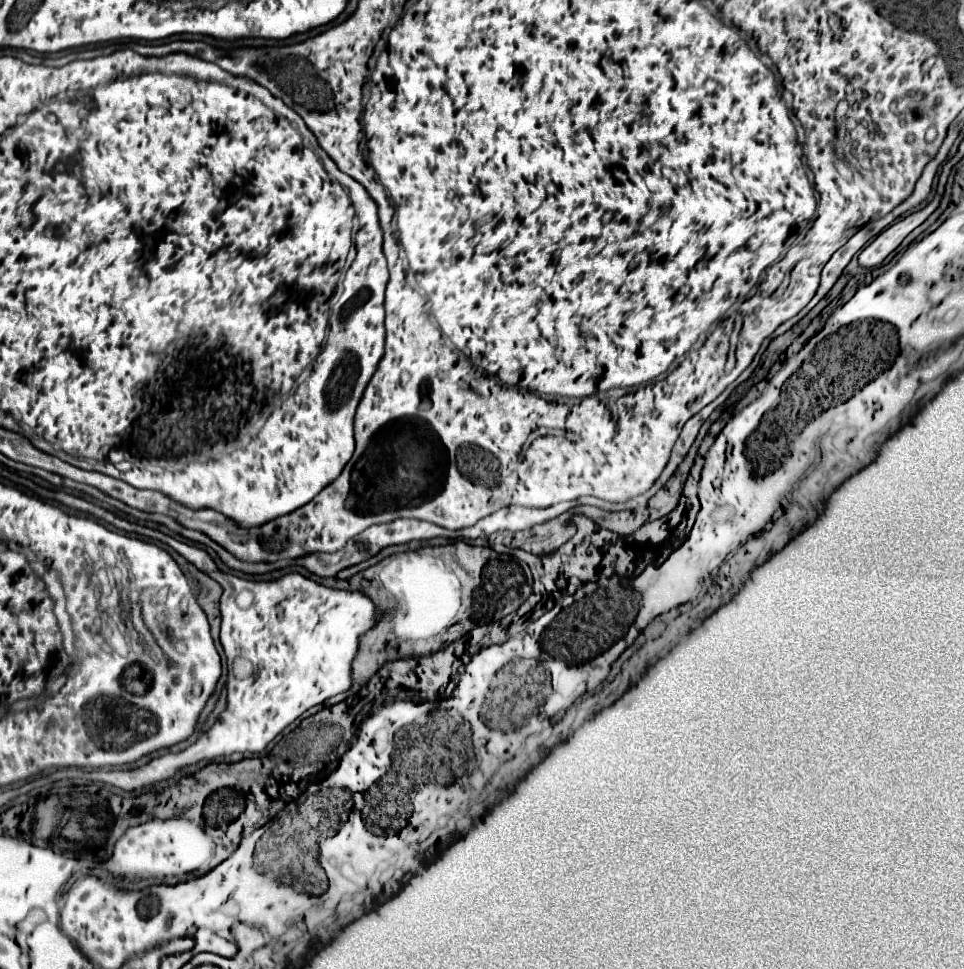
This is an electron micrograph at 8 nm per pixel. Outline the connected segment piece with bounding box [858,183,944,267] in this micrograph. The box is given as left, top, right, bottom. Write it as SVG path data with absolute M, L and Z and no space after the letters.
M940 183L936 197L934 197L924 209L920 209L920 211L916 211L916 213L912 213L912 215L908 215L908 217L904 217L904 219L892 223L892 225L890 225L888 229L884 229L874 241L870 241L870 243L860 251L858 263L860 263L862 267L876 267L876 265L880 265L880 263L904 241L904 237L906 237L910 231L914 231L918 225L922 225L922 223L930 217L930 213L940 205L942 193L944 193L944 183Z

